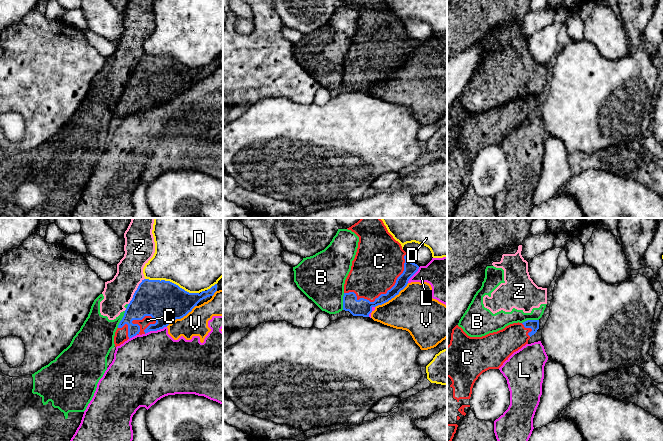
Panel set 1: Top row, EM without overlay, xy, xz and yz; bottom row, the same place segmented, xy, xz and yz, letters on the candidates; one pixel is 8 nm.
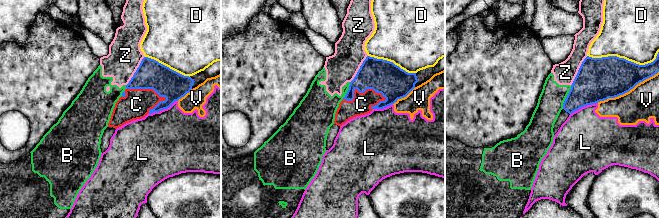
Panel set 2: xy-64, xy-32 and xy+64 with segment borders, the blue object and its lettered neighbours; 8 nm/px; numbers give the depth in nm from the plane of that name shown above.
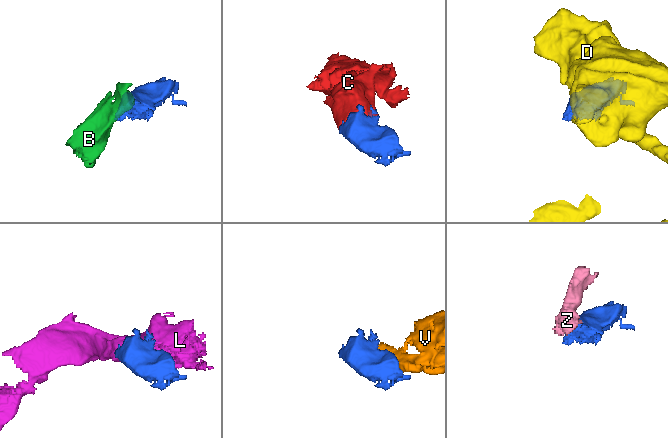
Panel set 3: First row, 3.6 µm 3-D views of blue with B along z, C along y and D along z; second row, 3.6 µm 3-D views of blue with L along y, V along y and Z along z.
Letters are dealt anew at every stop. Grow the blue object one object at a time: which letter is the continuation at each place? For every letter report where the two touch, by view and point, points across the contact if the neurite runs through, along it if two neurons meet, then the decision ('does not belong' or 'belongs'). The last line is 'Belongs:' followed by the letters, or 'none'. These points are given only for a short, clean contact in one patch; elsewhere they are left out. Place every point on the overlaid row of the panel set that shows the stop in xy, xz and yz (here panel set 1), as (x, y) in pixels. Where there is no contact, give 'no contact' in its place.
B: contact xy (122, 319); does not belong
C: contact xz (383, 294); belongs
D: contact xy (171, 282); does not belong
L: contact xy (155, 330); does not belong
V: contact xz (391, 298); does not belong
Z: contact xy (135, 291); does not belong
Belongs: C

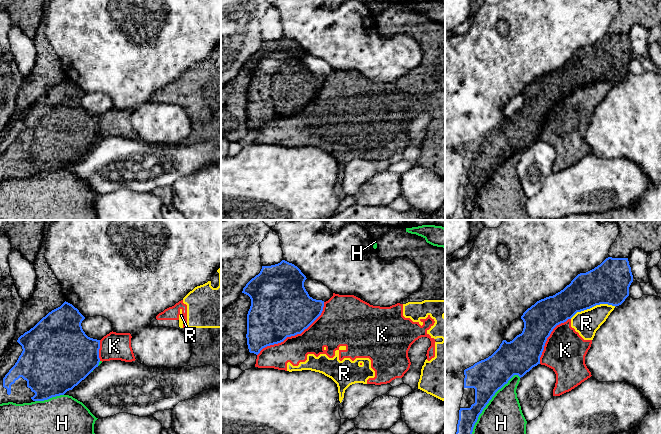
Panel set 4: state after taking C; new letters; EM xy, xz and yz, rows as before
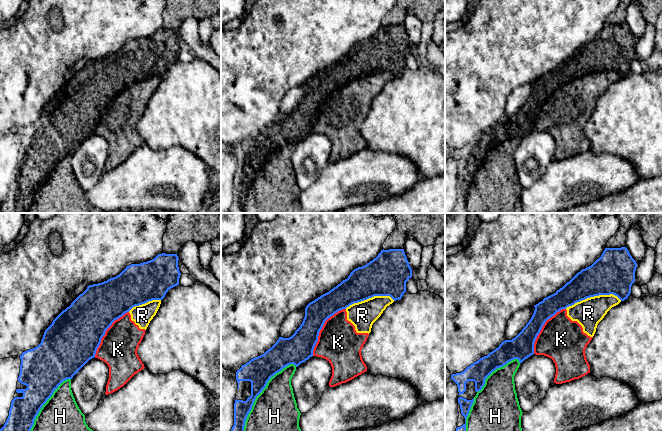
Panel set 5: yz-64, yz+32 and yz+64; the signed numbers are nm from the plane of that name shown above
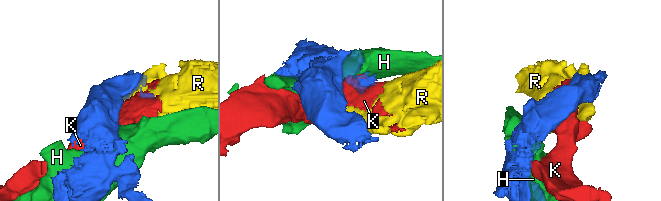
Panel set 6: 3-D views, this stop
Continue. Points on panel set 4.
H: contact yz (488, 402); does not belong
K: contact xz (294, 335); does not belong
R: contact yz (592, 306); does not belong
Belongs: none

